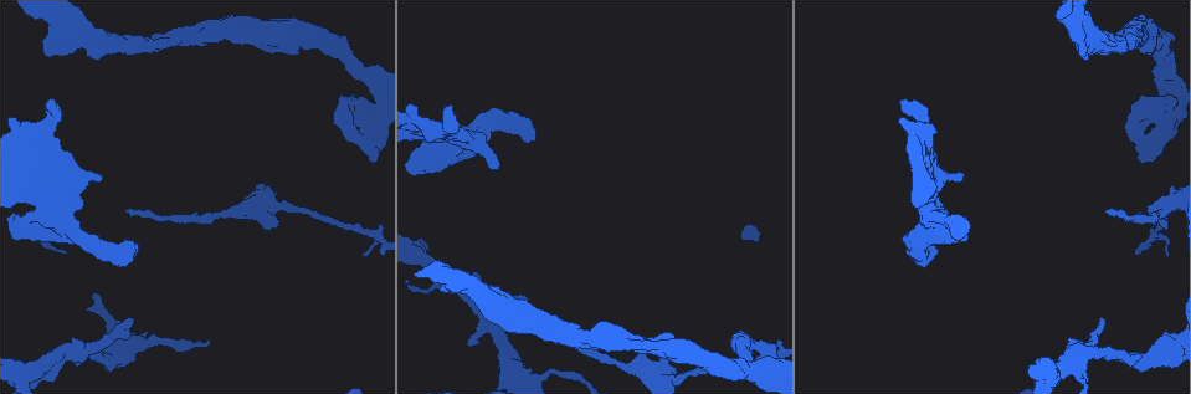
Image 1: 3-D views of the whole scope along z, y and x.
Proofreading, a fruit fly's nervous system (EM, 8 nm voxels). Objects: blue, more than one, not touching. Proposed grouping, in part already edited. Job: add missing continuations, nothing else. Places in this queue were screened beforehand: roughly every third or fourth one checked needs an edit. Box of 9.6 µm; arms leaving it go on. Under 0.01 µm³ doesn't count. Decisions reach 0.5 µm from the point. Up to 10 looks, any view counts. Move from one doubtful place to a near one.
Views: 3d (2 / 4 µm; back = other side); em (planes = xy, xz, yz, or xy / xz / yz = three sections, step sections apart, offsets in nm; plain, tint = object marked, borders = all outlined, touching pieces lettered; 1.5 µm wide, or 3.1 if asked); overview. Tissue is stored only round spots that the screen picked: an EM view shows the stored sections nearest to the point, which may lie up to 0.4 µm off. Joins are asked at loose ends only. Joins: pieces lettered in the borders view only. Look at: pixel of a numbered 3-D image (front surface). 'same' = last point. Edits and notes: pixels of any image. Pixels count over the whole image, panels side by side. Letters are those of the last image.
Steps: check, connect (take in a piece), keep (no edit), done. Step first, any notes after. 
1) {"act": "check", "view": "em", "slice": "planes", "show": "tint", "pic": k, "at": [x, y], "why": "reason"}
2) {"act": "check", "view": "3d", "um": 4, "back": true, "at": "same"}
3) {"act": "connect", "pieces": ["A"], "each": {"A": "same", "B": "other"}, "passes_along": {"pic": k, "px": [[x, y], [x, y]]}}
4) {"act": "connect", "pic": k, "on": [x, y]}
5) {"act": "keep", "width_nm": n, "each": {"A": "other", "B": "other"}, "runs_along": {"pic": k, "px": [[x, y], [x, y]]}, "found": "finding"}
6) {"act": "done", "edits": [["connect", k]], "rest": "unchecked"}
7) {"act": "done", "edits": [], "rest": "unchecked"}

{"act": "check", "view": "em", "slice": "planes", "show": "borders", "pic": 1, "at": [962, 176], "why": "stops while still wide"}

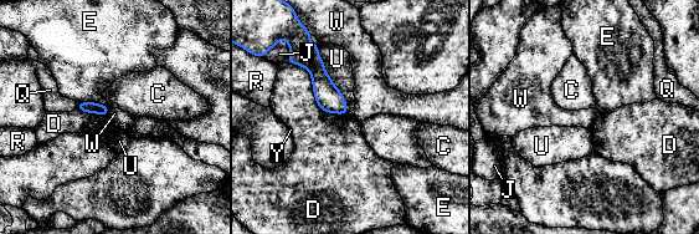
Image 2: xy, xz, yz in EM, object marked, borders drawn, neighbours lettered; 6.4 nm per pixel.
{"act": "keep", "longest_contact_nm": ["D", 500], "each": {"C": "other", "D": "other", "E": "other", "J": "other", "Q": "other", "R": "other", "U": "other", "W": "other", "Y": "other"}, "runs_along": {"pic": 2, "px": [[292, 56], [318, 74], [344, 111]]}, "found": "none of them fits"}

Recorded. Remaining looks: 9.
{"act": "check", "view": "em", "slice": "yz", "step": 4, "show": "tint", "pic": 1, "at": [125, 212], "why": "thin end"}

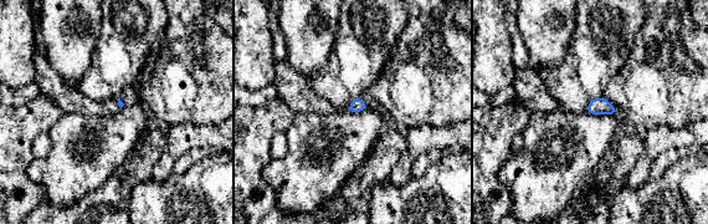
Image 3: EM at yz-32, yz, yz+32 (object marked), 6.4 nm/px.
{"act": "check", "view": "em", "slice": "planes", "show": "borders", "at": "same"}

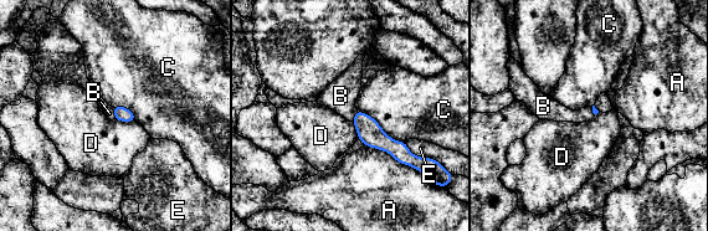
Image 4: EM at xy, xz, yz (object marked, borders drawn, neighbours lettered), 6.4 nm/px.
{"act": "connect", "pieces": ["B"], "each": {"A": "other", "B": "same", "C": "other", "D": "other", "E": "other"}, "passes_along": {"pic": 4, "px": [[121, 113], [114, 113], [109, 113]]}, "found": "it goes on there"}

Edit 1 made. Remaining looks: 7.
{"act": "check", "view": "overview"}

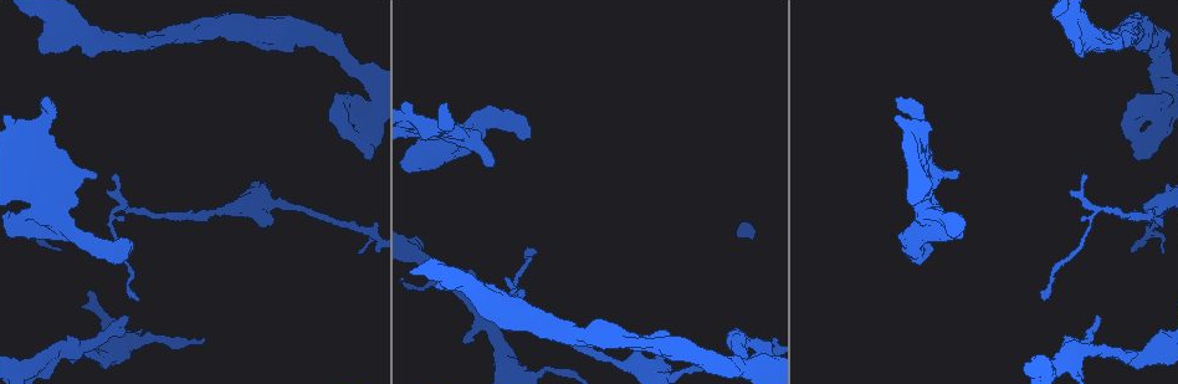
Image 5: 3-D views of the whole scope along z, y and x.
{"act": "check", "view": "em", "slice": "planes", "show": "borders", "pic": 5, "at": [50, 98], "why": "free end"}

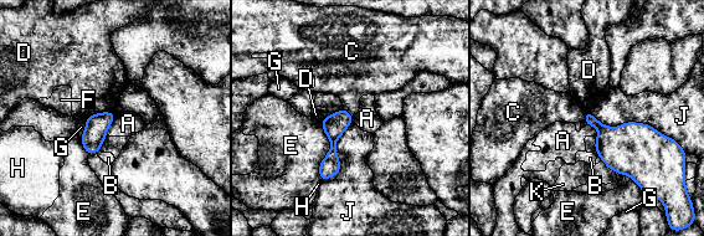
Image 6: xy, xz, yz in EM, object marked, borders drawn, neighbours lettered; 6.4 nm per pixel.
{"act": "keep", "each": {"A": "other", "B": "other", "C": "other", "D": "other", "E": "other", "F": "other", "G": "other", "H": "other", "J": "other", "K": "other"}, "border": {"pic": 6, "px": [[116, 116], [106, 136]]}, "found": "none of them fits"}

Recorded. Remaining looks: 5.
{"act": "check", "view": "em", "slice": "xz", "step": 8, "show": "borders", "pic": 5, "at": [126, 315], "why": "an open end"}

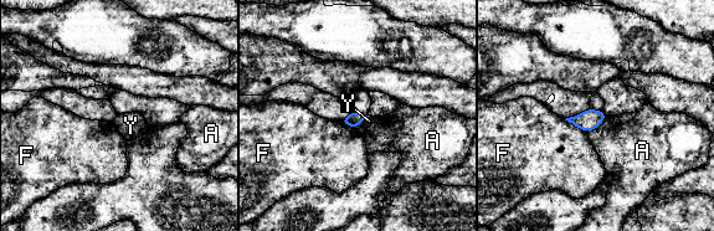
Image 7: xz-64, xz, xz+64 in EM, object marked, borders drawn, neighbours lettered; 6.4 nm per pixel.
{"act": "keep", "each": {"A": "other", "F": "other", "Y": "other"}, "border": {"pic": 7, "px": [[369, 116], [355, 128]]}, "found": "no lettered piece goes on from it"}

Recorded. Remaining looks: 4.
{"act": "done", "edits": [["connect", 4]], "rest": "unchecked"}

